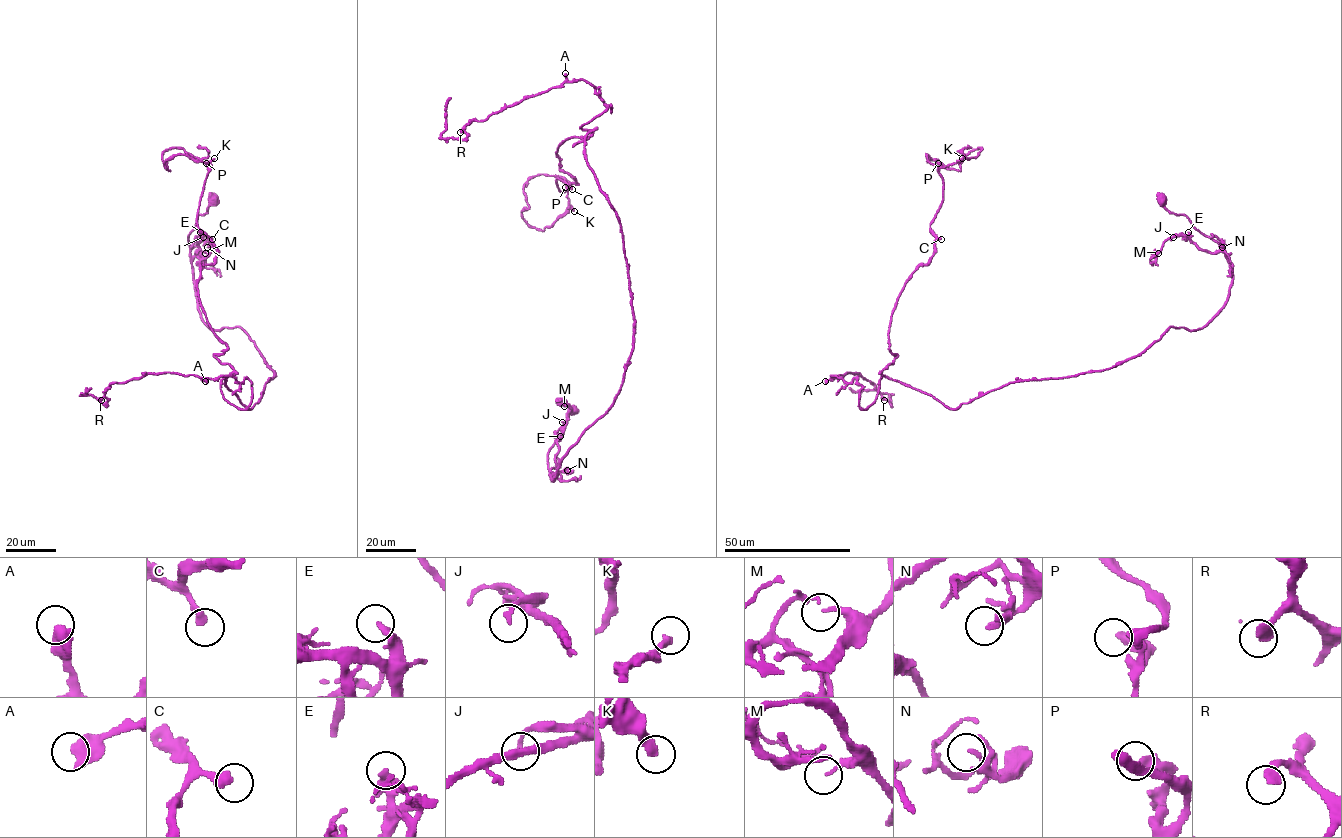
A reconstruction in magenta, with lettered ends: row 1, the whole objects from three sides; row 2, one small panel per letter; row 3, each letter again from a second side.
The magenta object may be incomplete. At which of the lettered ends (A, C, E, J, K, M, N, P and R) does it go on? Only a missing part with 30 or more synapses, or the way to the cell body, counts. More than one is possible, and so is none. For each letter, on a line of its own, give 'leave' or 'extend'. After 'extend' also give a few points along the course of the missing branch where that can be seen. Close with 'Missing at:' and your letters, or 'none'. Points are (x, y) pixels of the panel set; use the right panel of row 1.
A: leave
C: leave
E: leave
J: leave
K: leave
M: leave
N: leave
P: leave
R: leave
Missing at: none

